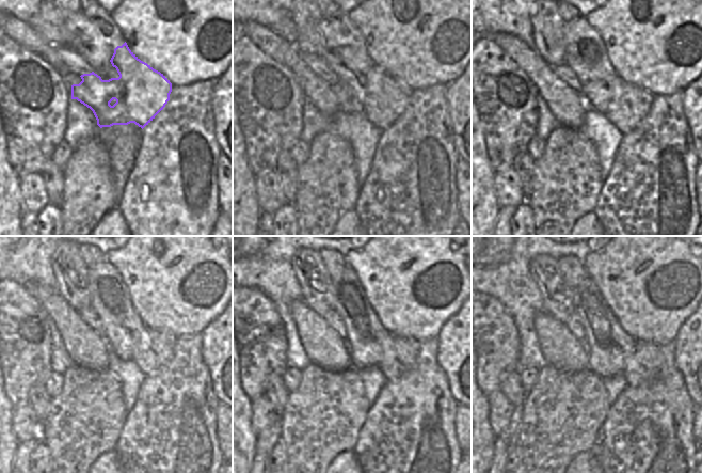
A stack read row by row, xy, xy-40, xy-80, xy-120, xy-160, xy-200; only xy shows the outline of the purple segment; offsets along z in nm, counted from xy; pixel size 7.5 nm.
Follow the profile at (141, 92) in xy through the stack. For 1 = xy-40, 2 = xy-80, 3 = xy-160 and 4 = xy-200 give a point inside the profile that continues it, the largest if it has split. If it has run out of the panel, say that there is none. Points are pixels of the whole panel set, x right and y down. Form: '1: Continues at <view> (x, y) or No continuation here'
1: Continues at xy-40 (385, 95)
2: Continues at xy-80 (628, 98)
3: Continues at xy-160 (393, 344)
4: Continues at xy-200 (640, 345).

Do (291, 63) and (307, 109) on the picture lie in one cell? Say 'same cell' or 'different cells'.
different cells

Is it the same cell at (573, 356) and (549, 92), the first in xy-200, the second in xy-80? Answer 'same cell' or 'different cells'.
same cell

